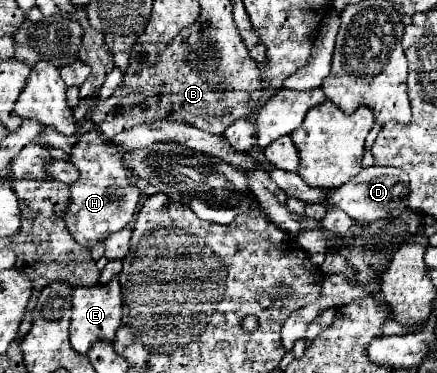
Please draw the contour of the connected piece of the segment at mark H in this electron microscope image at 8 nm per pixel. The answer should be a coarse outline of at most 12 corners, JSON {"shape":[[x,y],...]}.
{"shape":[[98,127],[70,161],[64,223],[92,247],[128,227],[142,193]]}

